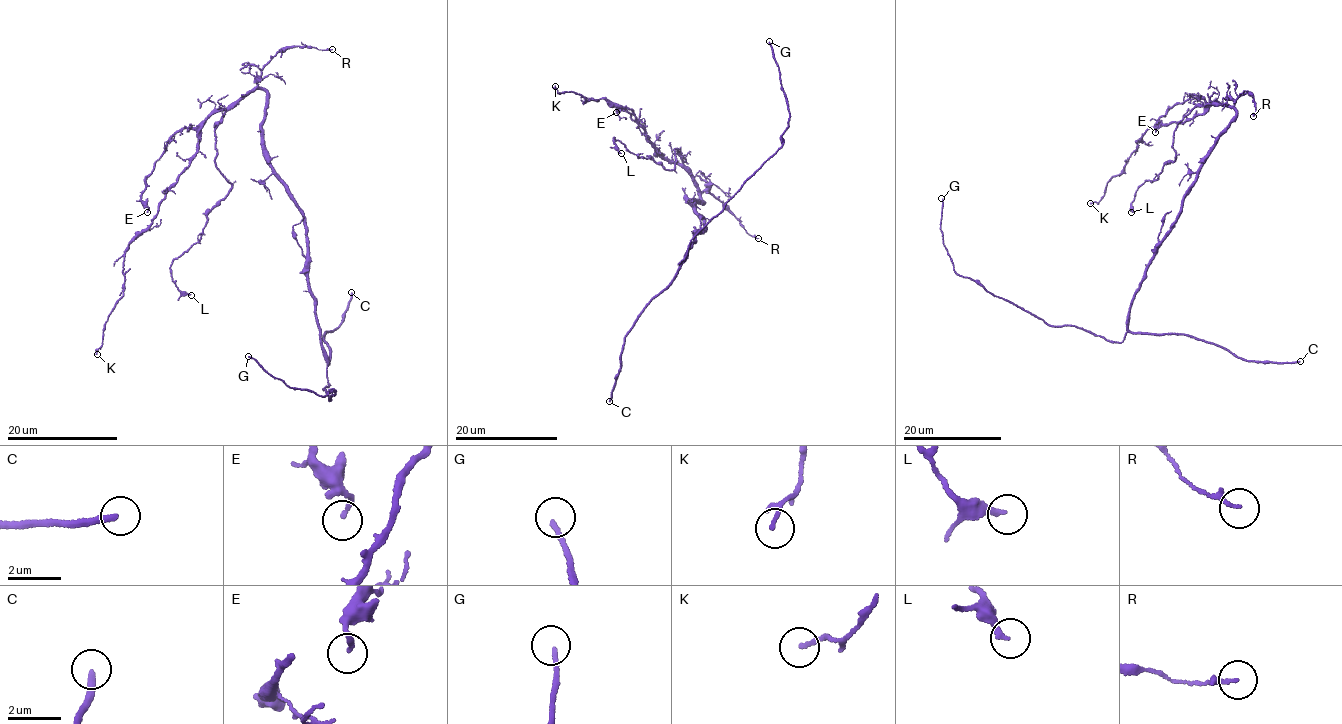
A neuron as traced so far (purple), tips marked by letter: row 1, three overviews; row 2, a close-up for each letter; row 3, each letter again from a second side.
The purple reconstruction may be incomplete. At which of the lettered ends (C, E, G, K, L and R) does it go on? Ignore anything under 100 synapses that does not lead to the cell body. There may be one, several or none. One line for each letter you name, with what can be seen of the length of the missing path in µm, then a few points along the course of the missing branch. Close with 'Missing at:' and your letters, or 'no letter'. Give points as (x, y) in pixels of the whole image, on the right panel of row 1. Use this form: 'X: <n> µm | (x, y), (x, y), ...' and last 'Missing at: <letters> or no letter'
C: 250 µm
G: 8 µm | (941, 198), (945, 182), (942, 168)
Missing at: C, G

